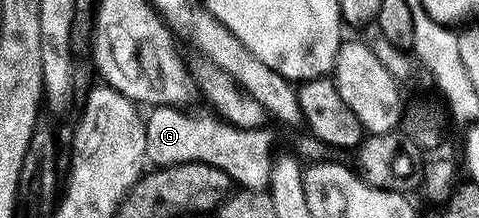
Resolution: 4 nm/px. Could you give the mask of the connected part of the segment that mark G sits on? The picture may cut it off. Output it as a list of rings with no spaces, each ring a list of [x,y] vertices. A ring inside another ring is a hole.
[[[155,106],[145,118],[145,157],[154,167],[171,166],[174,162],[202,162],[219,167],[233,179],[238,187],[246,190],[265,190],[273,171],[273,136],[268,127],[239,130],[235,126],[213,117],[210,113],[188,114],[190,111],[176,106]]]

